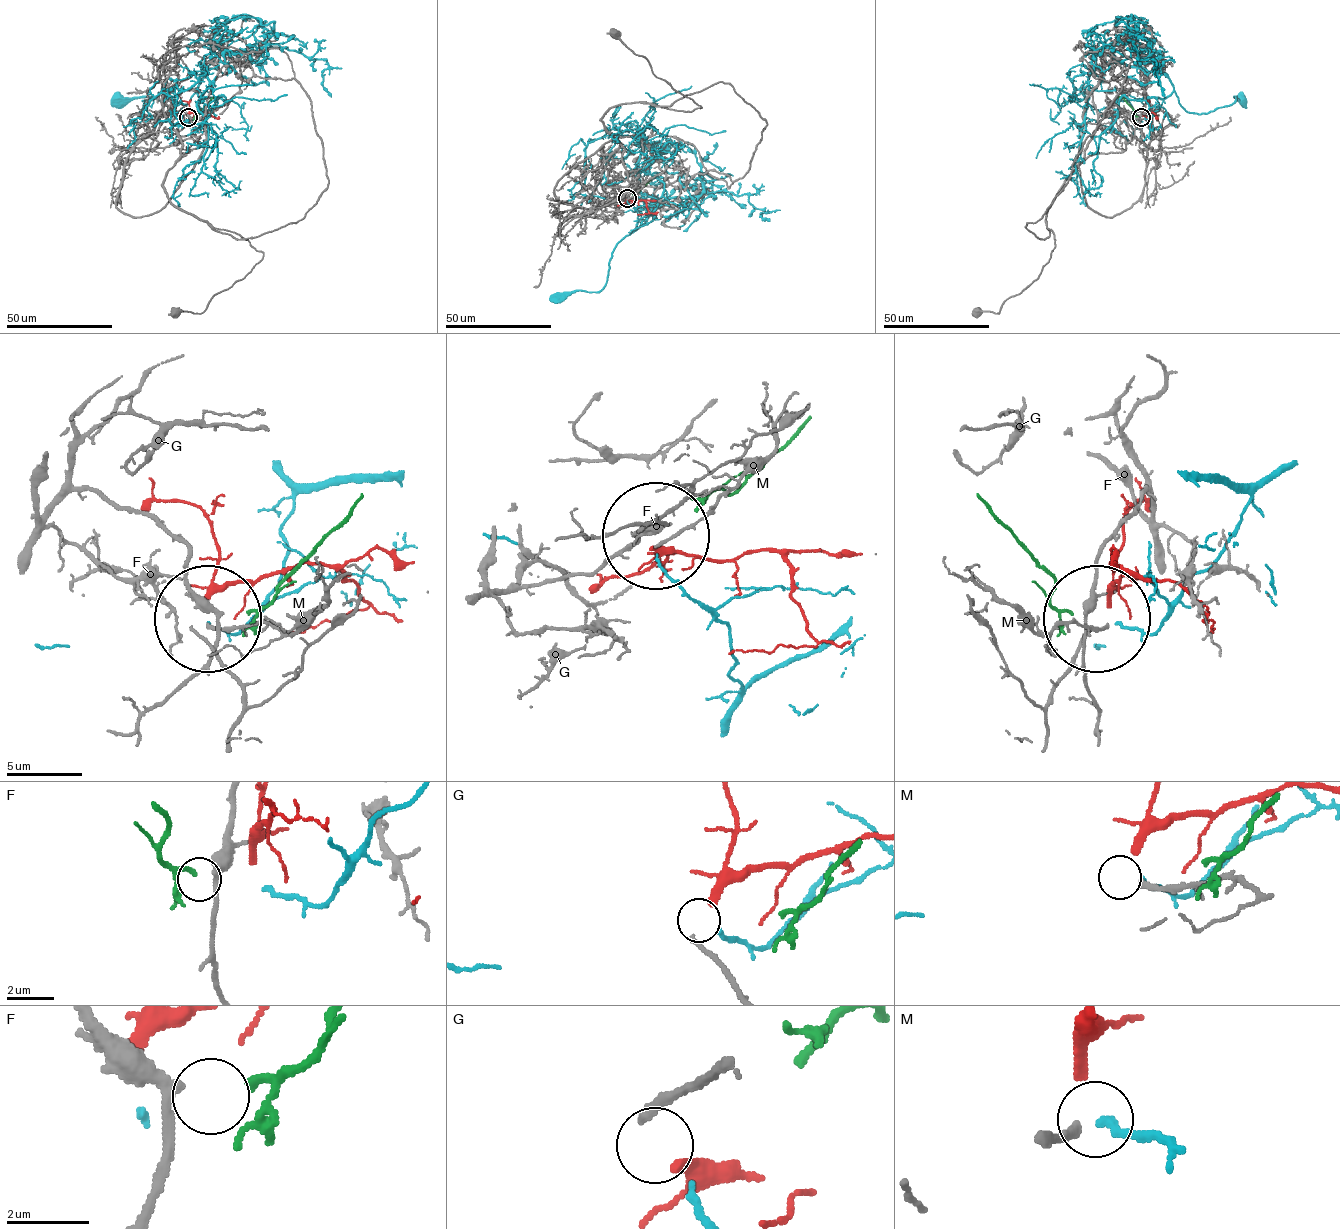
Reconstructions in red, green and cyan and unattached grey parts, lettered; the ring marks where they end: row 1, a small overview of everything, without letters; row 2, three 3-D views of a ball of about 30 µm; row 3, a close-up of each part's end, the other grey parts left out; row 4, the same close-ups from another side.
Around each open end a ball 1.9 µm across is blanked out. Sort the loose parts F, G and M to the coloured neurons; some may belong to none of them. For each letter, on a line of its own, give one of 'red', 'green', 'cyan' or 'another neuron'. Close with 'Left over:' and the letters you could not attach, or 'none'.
F: green
G: red
M: another neuron
Left over: M

